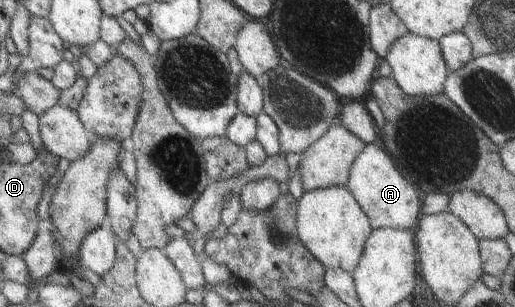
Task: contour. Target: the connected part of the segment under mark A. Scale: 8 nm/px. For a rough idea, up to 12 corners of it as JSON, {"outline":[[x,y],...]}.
{"outline":[[368,143],[344,187],[372,229],[412,230],[420,190]]}

